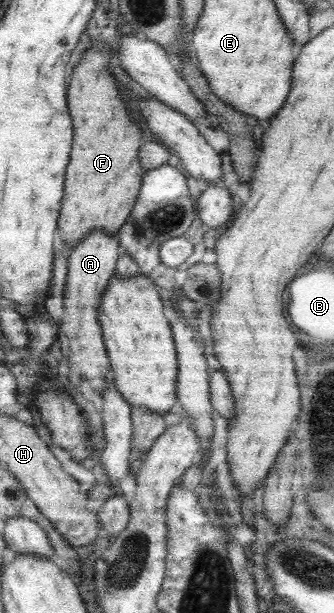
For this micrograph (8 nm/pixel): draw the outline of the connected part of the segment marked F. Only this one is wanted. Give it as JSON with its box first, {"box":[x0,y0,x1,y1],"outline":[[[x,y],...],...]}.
{"box":[56,43,144,247],"outline":[[[98,43],[85,51],[79,65],[76,64],[73,68],[69,85],[66,87],[66,108],[72,123],[72,144],[68,164],[63,172],[63,191],[56,227],[62,241],[73,247],[94,229],[113,234],[119,231],[128,220],[144,172],[137,159],[141,130],[135,119],[127,116],[129,109],[121,102],[114,75],[108,70],[108,57],[111,55],[109,49],[113,48],[111,45]]]}

